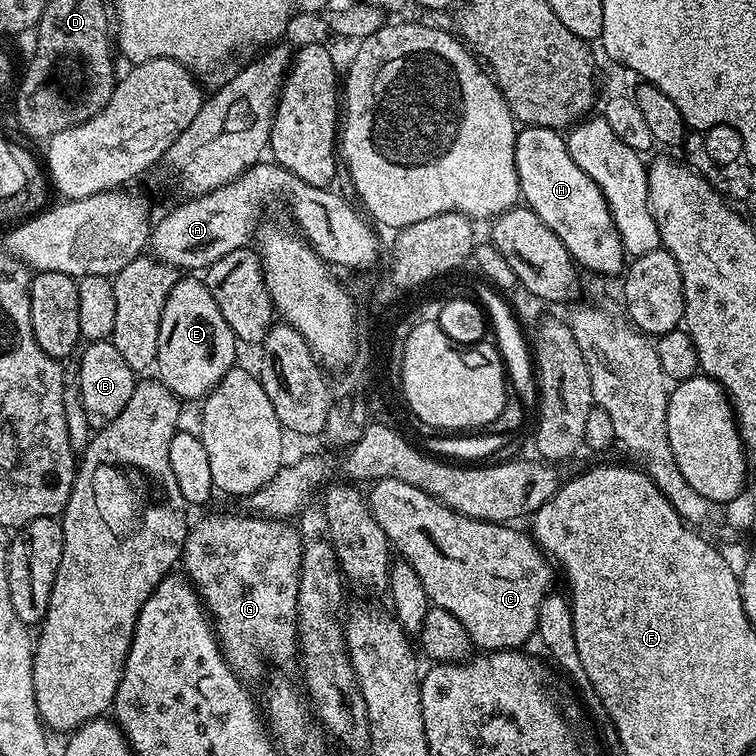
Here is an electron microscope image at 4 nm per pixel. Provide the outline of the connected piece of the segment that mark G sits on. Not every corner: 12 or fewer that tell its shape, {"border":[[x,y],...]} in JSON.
{"border":[[288,520],[195,521],[182,568],[229,666],[297,655]]}

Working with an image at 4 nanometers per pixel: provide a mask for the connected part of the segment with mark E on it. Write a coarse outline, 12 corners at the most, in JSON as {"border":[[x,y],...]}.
{"border":[[203,279],[162,306],[154,372],[203,401],[237,367],[238,341]]}

